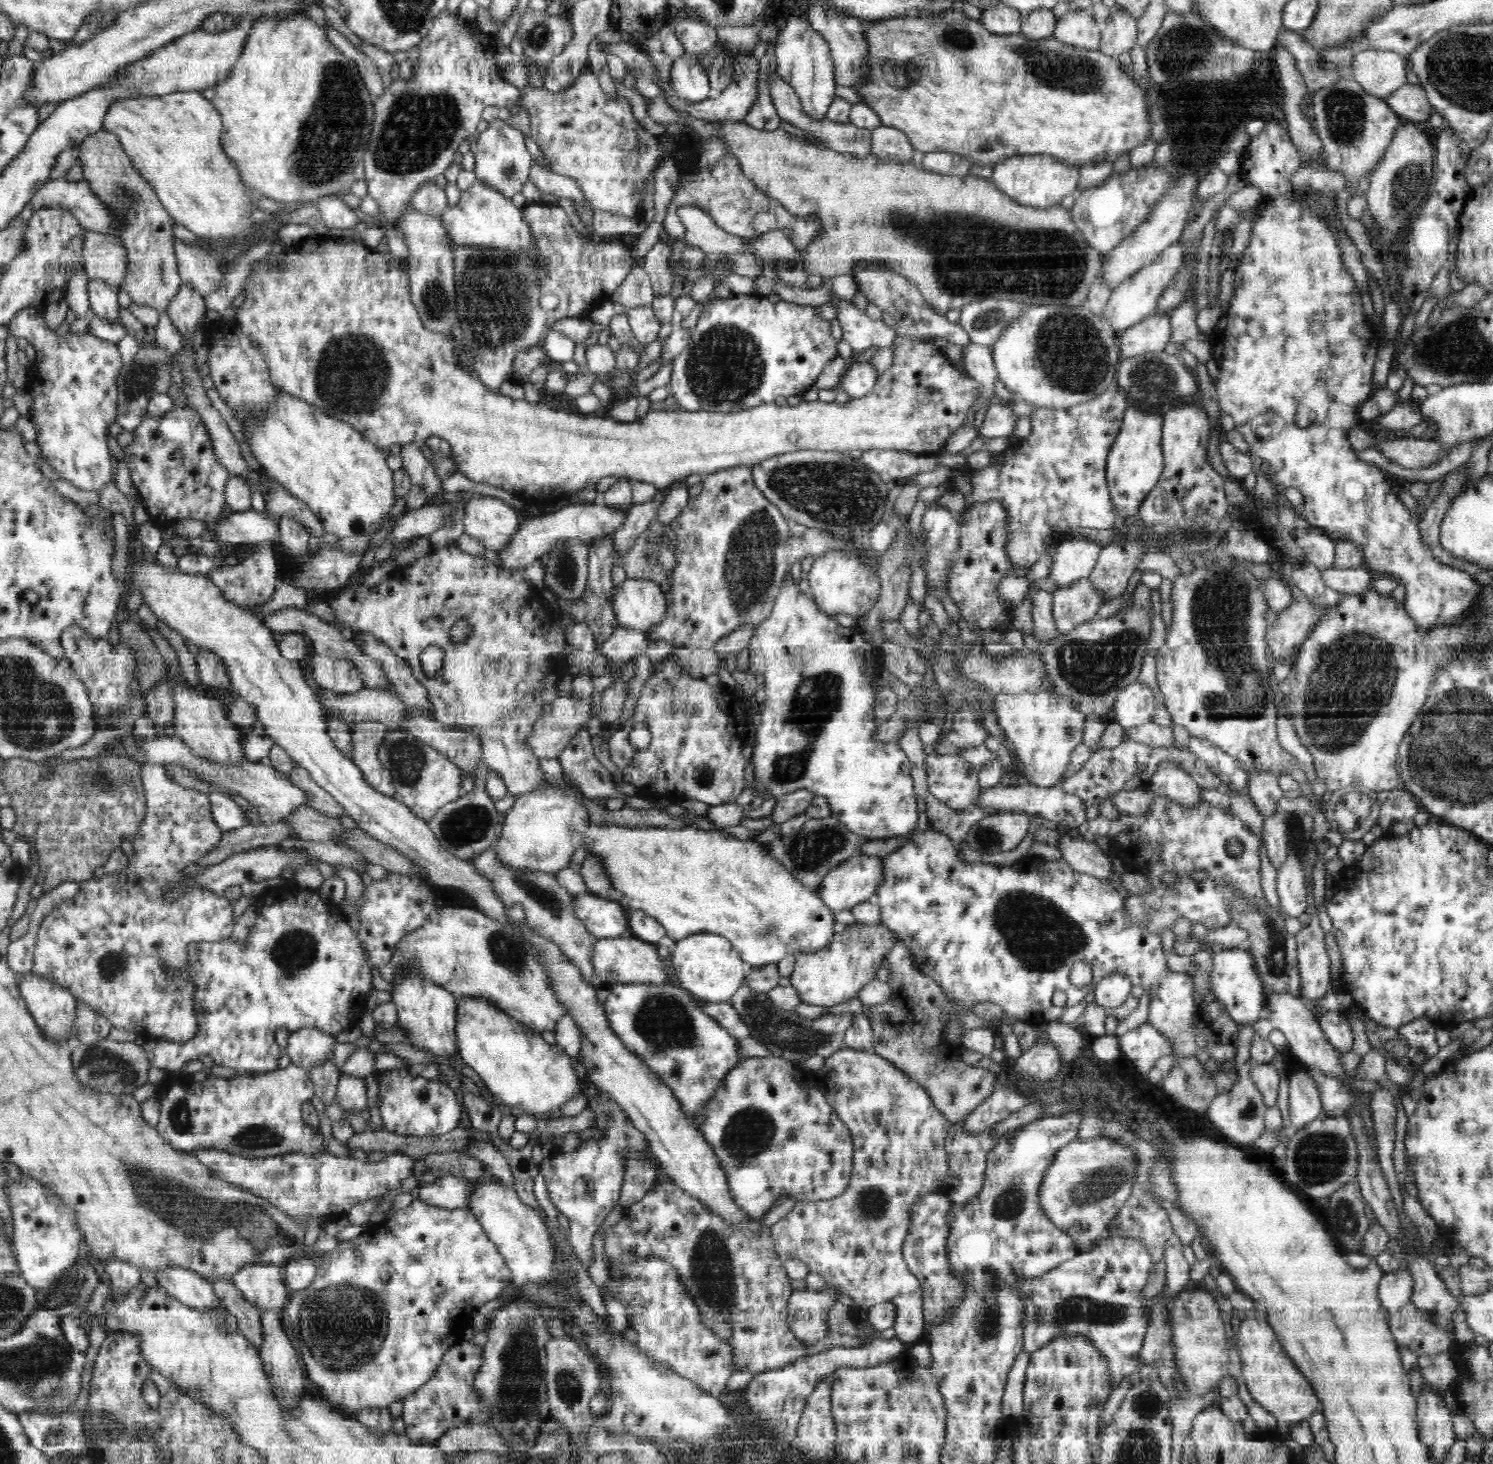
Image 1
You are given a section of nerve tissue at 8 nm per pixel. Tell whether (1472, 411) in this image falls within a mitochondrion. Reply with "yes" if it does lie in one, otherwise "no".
no

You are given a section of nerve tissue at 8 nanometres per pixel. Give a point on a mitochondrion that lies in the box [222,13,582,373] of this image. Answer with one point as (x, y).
(333, 134)

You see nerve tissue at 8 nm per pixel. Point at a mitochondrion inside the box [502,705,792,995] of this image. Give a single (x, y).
(542, 896)

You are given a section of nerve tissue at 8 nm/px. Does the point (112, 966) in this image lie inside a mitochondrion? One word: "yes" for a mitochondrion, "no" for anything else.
yes

